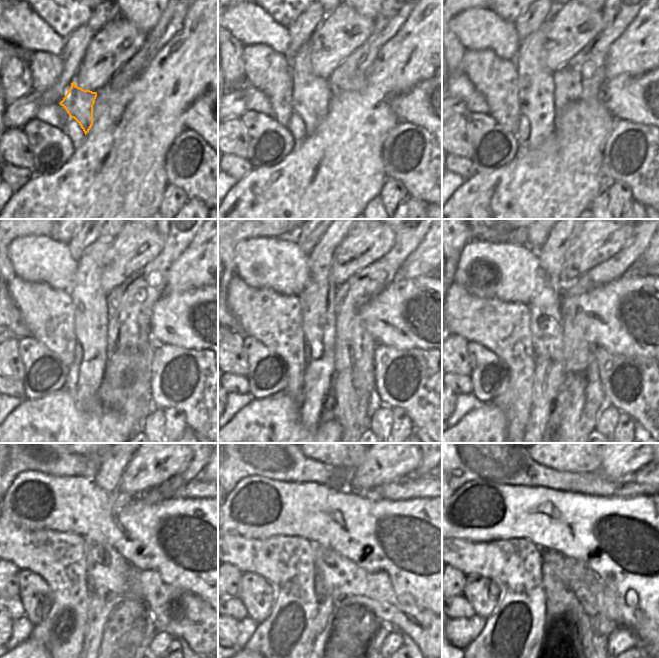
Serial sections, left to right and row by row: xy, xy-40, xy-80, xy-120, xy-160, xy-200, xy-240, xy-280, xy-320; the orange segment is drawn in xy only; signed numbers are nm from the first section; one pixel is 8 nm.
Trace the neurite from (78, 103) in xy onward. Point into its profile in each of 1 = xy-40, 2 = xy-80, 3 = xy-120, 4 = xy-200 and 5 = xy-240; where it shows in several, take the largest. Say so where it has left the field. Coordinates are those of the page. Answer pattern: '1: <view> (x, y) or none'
1: xy-40 (311, 94)
2: xy-80 (536, 86)
3: xy-120 (89, 299)
4: xy-200 (546, 325)
5: xy-240 (102, 561)

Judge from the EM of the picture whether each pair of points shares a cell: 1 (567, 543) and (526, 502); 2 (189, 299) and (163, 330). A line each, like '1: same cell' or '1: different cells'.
1: same cell
2: same cell

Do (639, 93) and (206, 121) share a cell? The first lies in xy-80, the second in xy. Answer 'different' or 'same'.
same

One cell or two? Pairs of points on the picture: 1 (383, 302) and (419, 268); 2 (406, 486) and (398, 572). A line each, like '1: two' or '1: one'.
1: two
2: two

